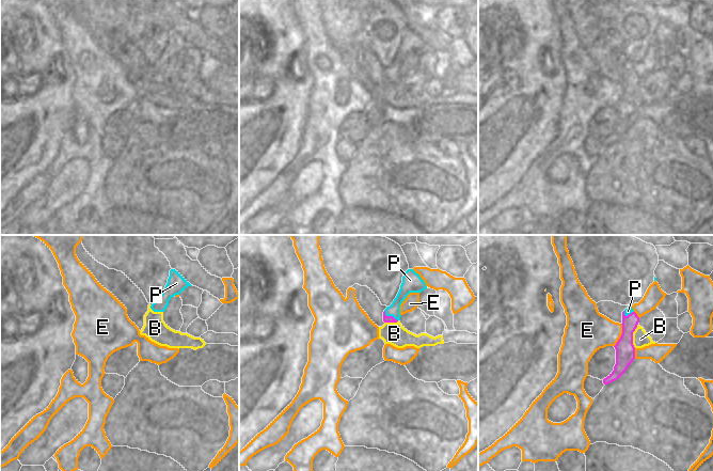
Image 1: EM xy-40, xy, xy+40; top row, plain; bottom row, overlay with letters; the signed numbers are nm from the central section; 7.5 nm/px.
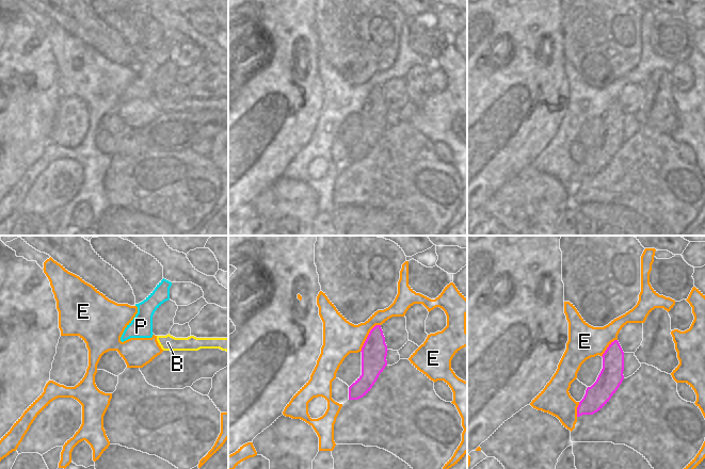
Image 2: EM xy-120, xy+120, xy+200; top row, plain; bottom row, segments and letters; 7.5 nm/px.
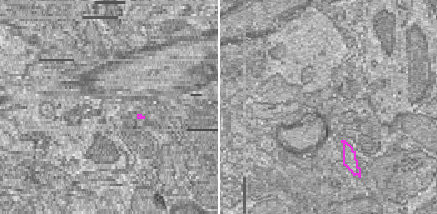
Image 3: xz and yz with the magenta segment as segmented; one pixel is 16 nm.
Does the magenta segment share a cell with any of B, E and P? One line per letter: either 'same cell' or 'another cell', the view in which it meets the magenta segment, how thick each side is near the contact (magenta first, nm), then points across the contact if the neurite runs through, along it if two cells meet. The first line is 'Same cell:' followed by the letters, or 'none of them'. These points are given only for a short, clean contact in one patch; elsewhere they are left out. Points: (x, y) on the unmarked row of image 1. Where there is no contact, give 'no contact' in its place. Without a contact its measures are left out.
Same cell: none of them
B: another cell; contact in xy+40; calibres 140 and 120 nm; border xy+40 (638, 84), (633, 93), (634, 108)
E: another cell; contact in xy+40; calibres 140 and 300 nm
P: another cell; contact in xy; calibres 50 and 100 nm; border xy (384, 71), (387, 77), (393, 77), (397, 81)

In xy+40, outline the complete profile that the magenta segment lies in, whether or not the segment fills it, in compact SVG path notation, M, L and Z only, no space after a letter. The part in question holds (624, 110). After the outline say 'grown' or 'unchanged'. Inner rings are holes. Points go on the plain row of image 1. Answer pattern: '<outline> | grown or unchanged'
M600 62L597 64L597 69L600 75L622 85L622 95L614 107L616 110L616 125L614 131L603 140L604 145L608 145L620 139L635 120L633 93L637 89L639 78L635 73L625 77L624 70L628 68L630 66L621 66L613 62Z | grown

